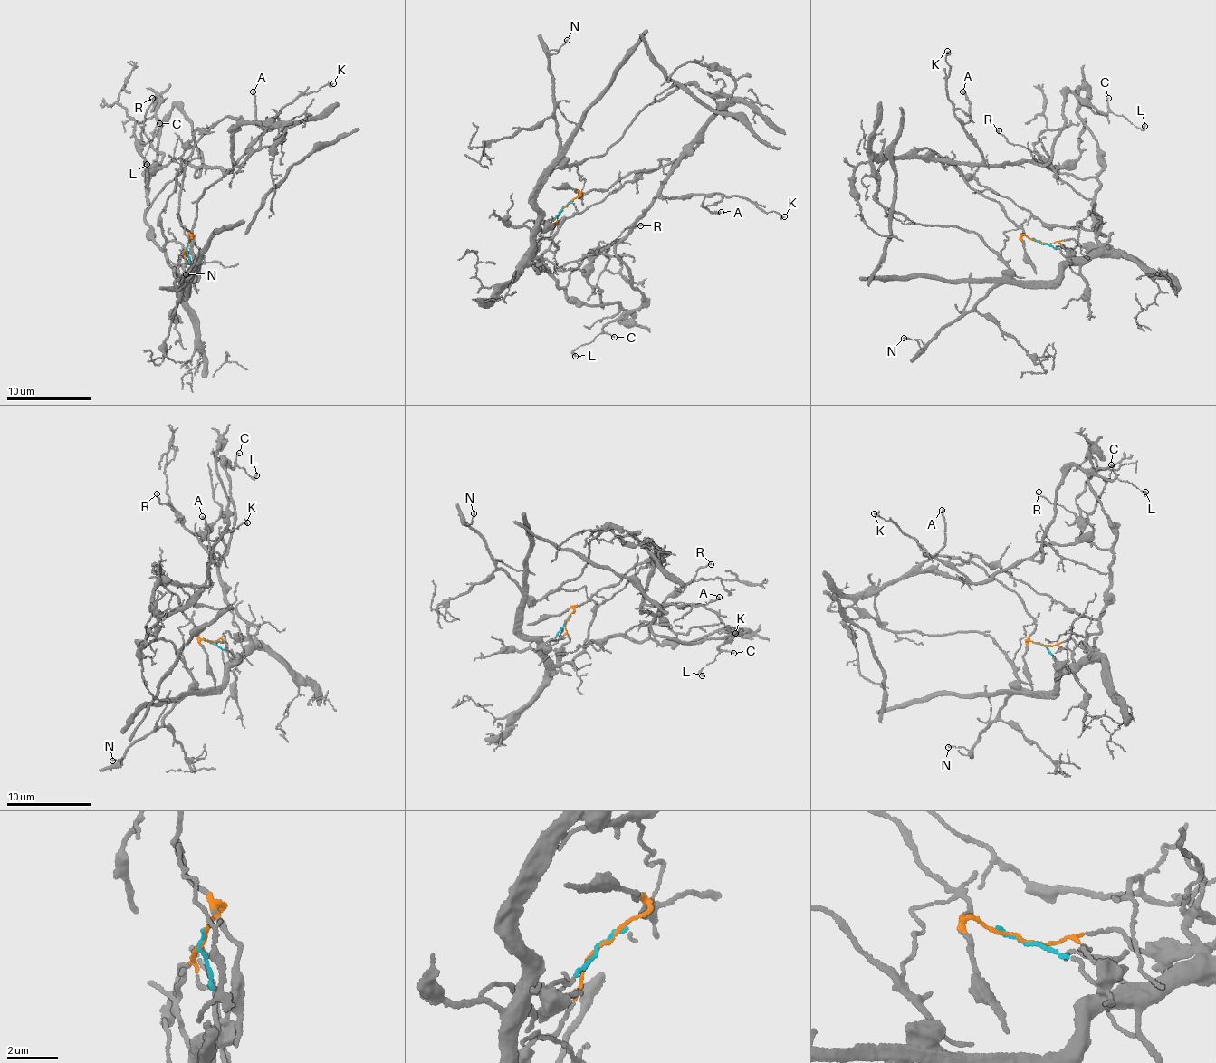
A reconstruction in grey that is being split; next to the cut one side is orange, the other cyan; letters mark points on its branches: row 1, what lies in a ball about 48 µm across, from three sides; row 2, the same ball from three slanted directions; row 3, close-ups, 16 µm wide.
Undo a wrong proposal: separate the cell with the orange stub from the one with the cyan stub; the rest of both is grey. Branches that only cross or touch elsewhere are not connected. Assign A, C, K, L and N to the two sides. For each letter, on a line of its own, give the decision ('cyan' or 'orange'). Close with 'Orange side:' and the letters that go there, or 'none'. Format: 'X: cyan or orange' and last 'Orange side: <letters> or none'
A: orange
C: orange
K: orange
L: orange
N: cyan
Orange side: A, C, K, L

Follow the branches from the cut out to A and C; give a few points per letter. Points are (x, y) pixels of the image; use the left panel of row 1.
A: (187, 247), (191, 233), (178, 214), (188, 157), (229, 116), (235, 162), (264, 130), (252, 91)
C: (187, 247), (188, 157), (211, 126), (237, 128), (229, 171), (196, 177), (193, 120), (170, 107), (159, 123)

